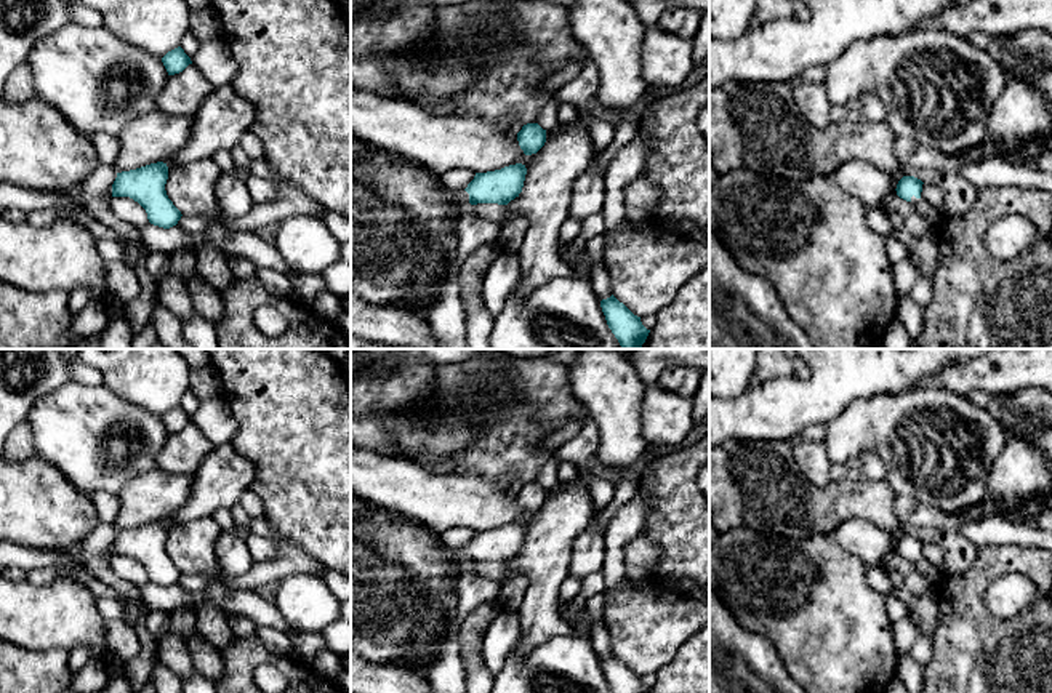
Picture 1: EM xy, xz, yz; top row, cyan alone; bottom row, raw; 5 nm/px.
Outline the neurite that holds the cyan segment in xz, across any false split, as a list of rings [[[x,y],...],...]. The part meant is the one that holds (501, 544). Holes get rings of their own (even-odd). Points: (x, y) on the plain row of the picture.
[[[522,522],[501,528],[476,531],[474,538],[461,551],[445,547],[445,557],[455,563],[466,559],[471,563],[498,562],[508,563],[519,555],[524,546],[527,527]]]

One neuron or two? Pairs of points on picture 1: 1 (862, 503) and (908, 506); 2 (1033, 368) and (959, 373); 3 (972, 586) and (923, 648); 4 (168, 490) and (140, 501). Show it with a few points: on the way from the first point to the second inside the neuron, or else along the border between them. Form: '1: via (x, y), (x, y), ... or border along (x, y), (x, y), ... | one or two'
1: border along (895, 495), (894, 514), (903, 522) | two
2: via (1015, 368), (977, 373) | one
3: border along (931, 639), (931, 660), (924, 666) | two
4: via (162, 495), (146, 498) | one

